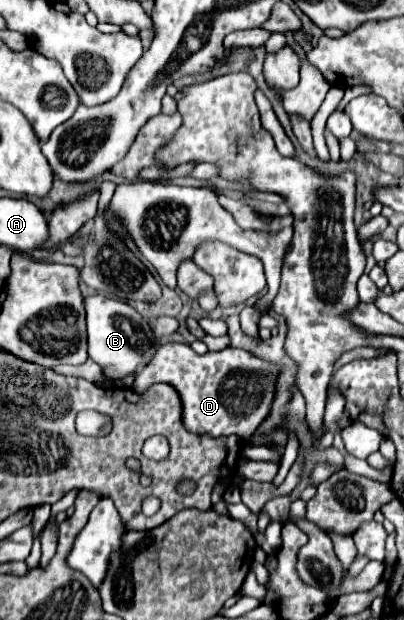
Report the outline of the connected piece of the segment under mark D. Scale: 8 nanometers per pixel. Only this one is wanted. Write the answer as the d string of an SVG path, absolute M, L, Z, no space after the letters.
M164 343L156 351L152 363L136 375L132 389L142 394L154 383L168 383L176 387L176 393L180 395L184 411L182 419L188 431L212 437L238 435L238 439L246 443L252 435L250 425L260 425L270 413L278 373L278 365L252 355L246 349L228 347L216 353L208 351L206 355L198 355L188 345Z

